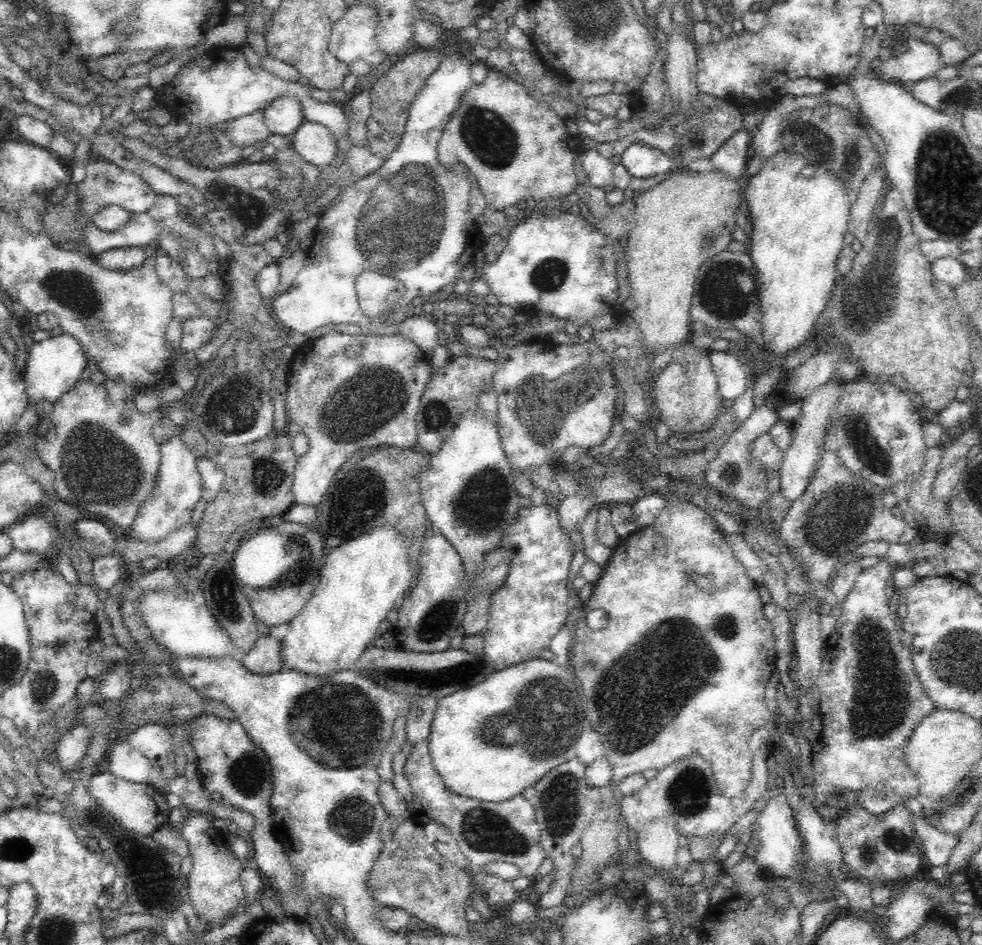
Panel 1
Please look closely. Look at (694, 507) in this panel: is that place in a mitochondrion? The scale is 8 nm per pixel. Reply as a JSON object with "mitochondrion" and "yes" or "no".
{"mitochondrion":"no"}

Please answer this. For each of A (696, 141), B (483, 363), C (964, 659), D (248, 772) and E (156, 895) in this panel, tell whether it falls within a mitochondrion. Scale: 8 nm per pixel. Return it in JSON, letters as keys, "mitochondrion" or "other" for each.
{"A":"other","B":"other","C":"mitochondrion","D":"mitochondrion","E":"other"}

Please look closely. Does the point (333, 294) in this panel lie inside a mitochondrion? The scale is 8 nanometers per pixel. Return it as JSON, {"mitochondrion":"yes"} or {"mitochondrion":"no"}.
{"mitochondrion":"no"}

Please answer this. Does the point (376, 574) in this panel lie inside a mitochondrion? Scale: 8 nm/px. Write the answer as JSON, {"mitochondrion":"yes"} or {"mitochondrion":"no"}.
{"mitochondrion":"no"}

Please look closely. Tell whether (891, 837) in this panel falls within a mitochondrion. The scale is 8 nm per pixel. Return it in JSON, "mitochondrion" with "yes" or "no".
{"mitochondrion":"yes"}

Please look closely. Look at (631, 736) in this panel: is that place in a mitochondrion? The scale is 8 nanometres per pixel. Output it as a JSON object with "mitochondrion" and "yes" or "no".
{"mitochondrion":"yes"}

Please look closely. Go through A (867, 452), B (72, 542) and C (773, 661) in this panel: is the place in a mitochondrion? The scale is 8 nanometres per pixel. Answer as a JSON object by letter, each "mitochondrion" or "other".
{"A":"mitochondrion","B":"other","C":"other"}

